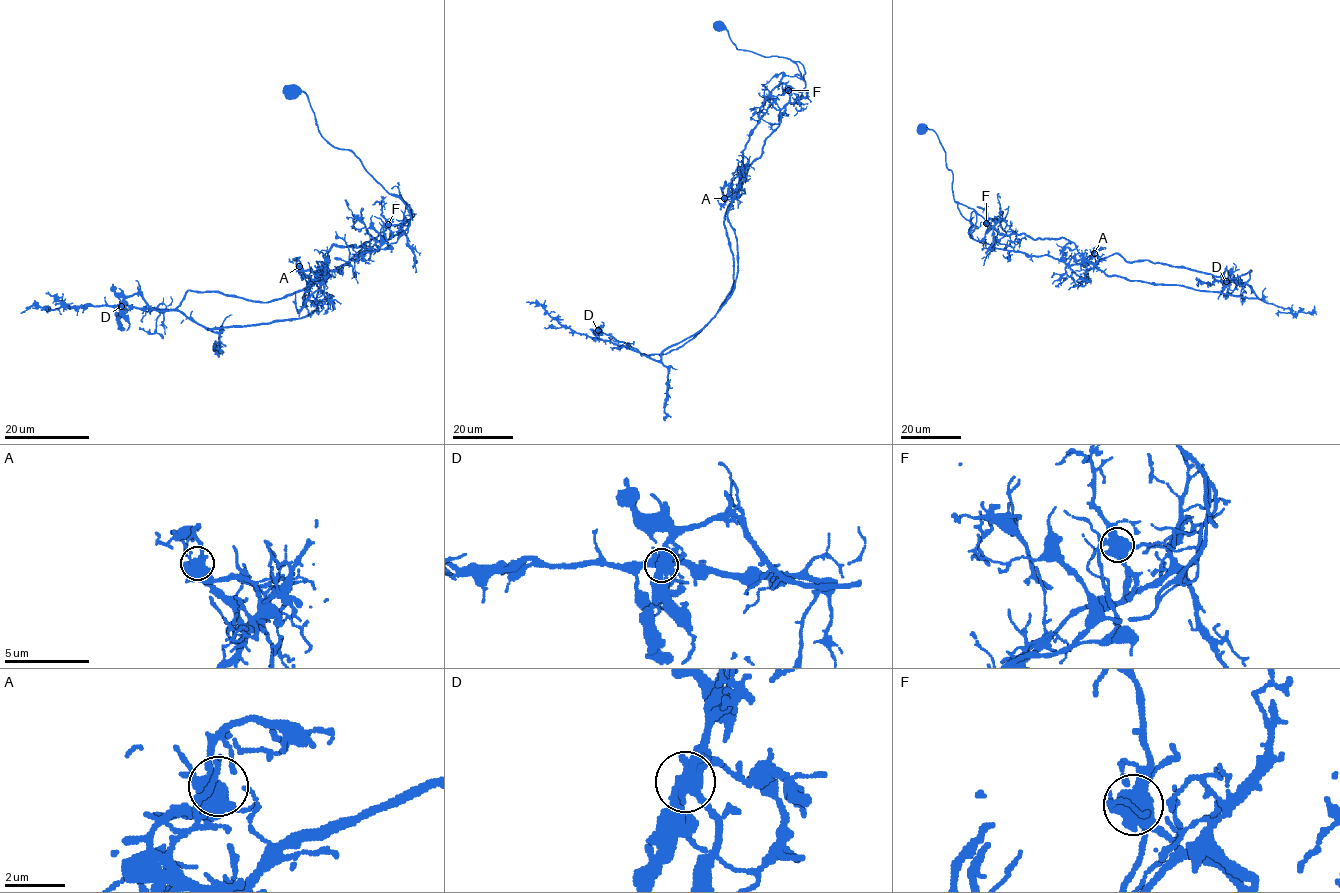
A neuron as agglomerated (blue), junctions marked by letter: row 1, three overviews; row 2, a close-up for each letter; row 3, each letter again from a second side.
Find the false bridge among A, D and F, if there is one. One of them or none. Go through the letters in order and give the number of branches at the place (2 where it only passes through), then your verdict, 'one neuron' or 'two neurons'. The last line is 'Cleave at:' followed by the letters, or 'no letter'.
A: branches 5; one neuron
D: branches 5; one neuron
F: branches 5; two neurons
Cleave at: F

